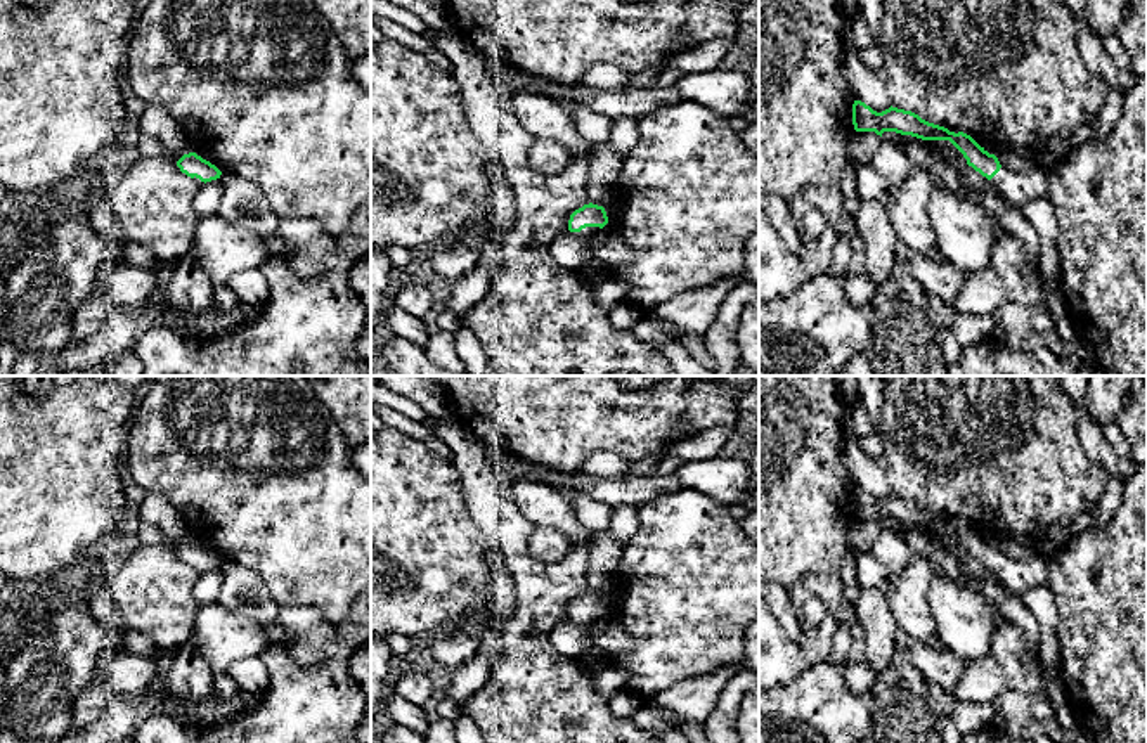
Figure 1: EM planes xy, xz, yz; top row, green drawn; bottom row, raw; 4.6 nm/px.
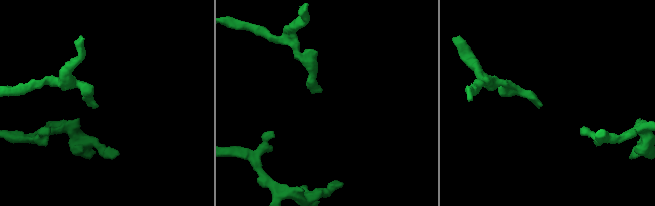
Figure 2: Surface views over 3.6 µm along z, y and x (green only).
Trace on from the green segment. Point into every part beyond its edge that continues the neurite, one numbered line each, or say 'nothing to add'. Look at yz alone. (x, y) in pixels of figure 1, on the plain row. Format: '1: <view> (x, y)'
1: yz (1019, 575)

